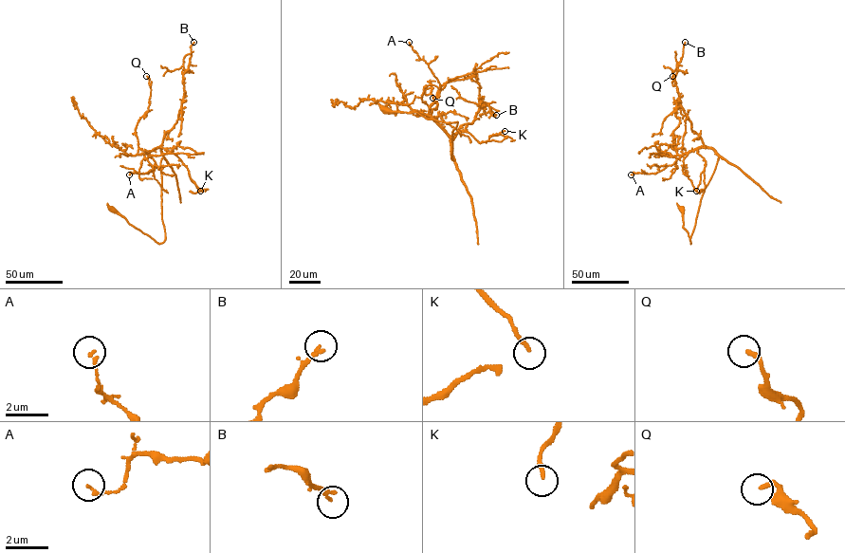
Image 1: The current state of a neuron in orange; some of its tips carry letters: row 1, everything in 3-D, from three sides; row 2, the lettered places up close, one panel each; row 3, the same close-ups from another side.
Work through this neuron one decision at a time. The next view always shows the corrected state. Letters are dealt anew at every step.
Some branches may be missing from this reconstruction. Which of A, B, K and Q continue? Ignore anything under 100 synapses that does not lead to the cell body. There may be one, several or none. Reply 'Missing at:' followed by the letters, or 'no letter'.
Missing at: no letter

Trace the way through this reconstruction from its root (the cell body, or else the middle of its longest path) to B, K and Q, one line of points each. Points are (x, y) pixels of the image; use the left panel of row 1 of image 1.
B: (112, 209), (157, 242), (164, 240), (161, 145), (177, 119), (184, 93), (183, 74), (193, 42)
K: (112, 209), (157, 242), (164, 241), (160, 147), (180, 159), (200, 191)
Q: (112, 209), (157, 242), (164, 240), (163, 154), (160, 147), (138, 154), (135, 133), (150, 103), (146, 76)

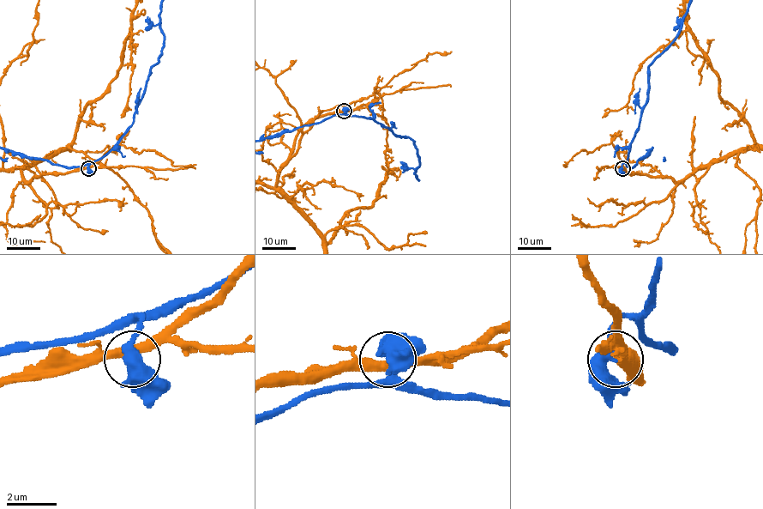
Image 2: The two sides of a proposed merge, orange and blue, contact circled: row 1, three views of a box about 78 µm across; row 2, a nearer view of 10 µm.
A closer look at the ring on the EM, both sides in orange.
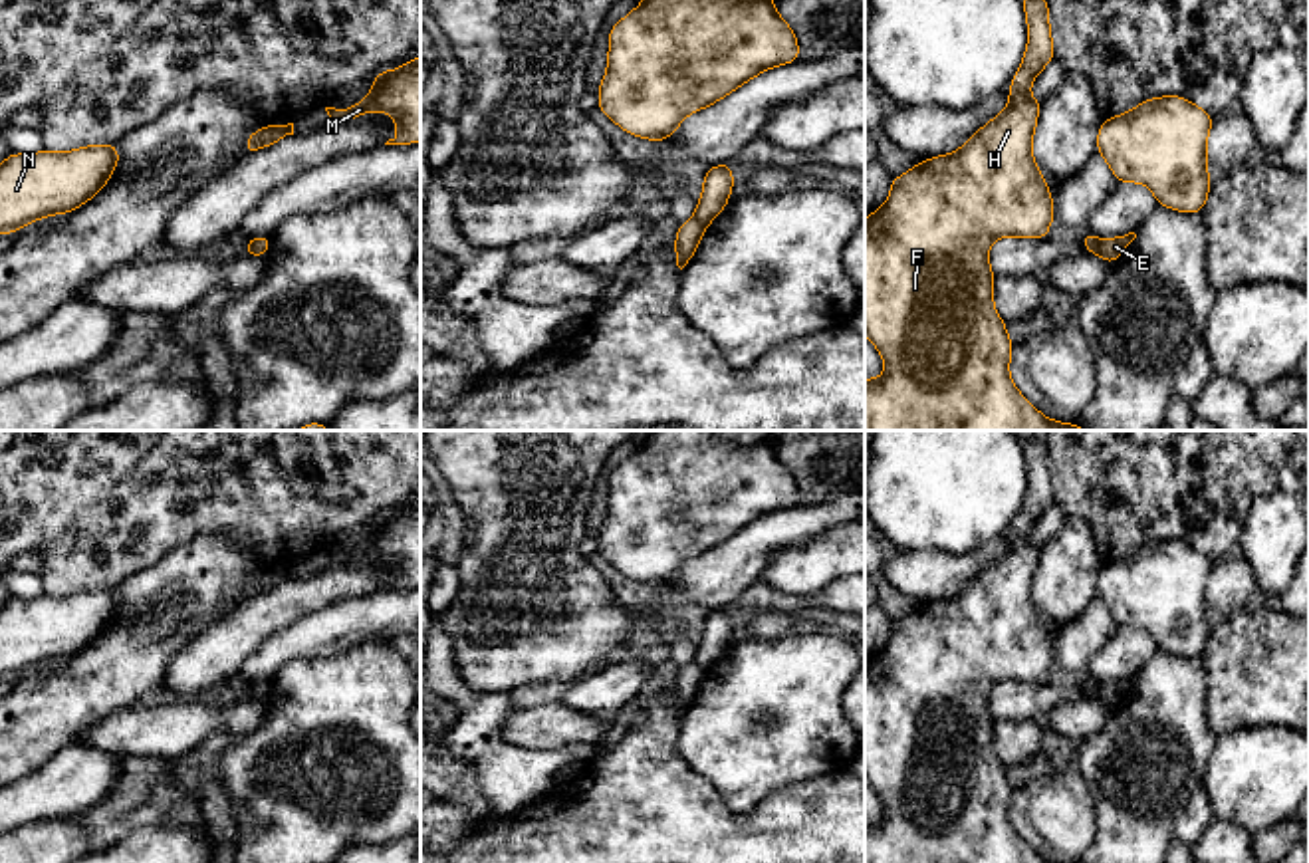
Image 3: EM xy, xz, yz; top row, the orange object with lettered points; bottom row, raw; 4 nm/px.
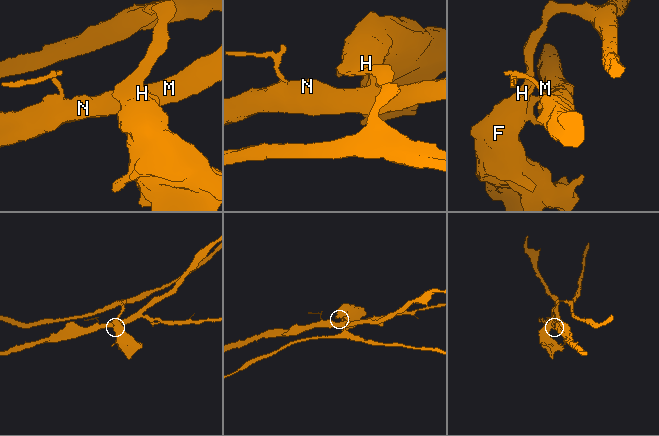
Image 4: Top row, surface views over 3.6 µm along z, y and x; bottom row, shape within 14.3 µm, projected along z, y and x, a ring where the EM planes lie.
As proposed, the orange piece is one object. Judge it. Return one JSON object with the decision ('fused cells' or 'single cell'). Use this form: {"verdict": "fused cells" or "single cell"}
{"verdict": "fused cells"}

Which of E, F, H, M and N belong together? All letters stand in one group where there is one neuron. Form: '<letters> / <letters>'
E M N / F H

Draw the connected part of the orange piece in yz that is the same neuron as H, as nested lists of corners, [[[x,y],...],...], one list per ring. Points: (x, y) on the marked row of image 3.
[[[1021,0],[1027,18],[1027,50],[1021,65],[1013,75],[1008,107],[976,131],[956,153],[932,157],[916,163],[914,169],[891,181],[891,194],[887,204],[869,212],[865,220],[865,335],[879,349],[885,361],[885,373],[881,379],[865,379],[865,431],[1087,431],[1079,423],[1067,425],[1043,417],[1013,385],[1010,379],[1010,357],[1013,343],[1006,331],[1006,321],[994,308],[994,278],[990,268],[988,250],[1002,236],[1017,238],[1049,238],[1049,224],[1055,218],[1051,190],[1033,161],[1031,139],[1037,125],[1041,101],[1029,93],[1031,81],[1041,69],[1055,60],[1053,40],[1049,28],[1047,0]]]

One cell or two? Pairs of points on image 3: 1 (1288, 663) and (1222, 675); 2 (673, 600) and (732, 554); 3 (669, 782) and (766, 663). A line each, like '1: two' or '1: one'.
1: one
2: one
3: two

